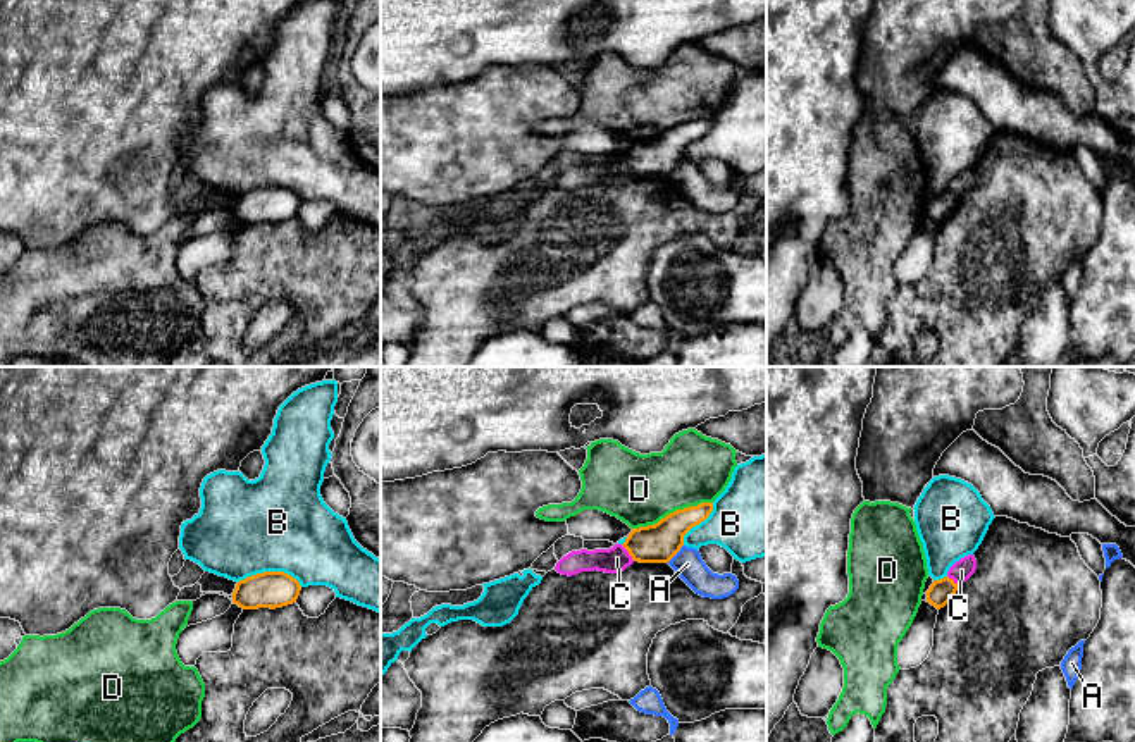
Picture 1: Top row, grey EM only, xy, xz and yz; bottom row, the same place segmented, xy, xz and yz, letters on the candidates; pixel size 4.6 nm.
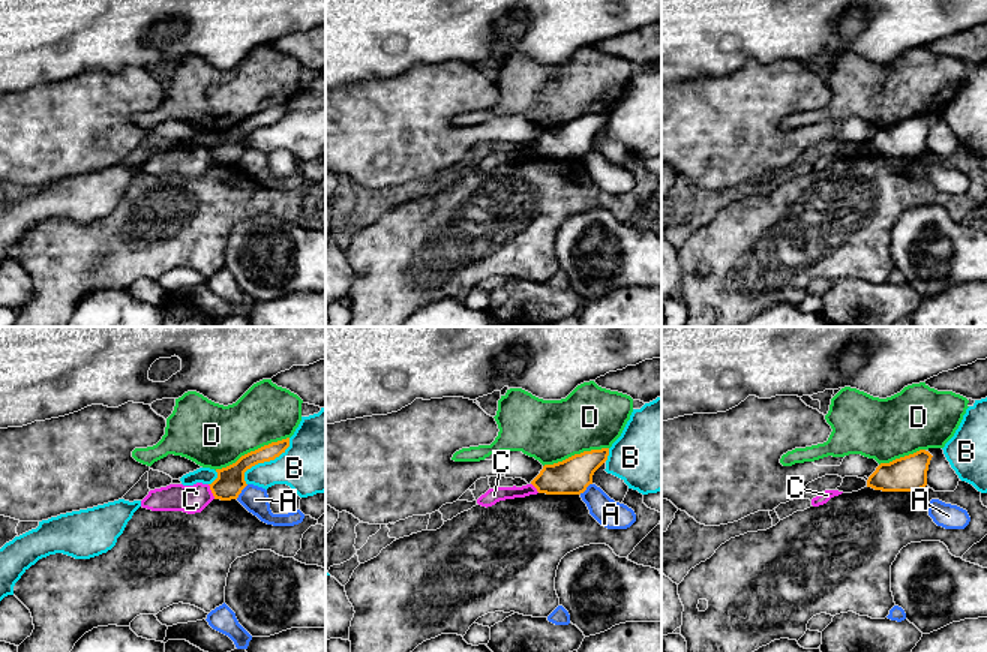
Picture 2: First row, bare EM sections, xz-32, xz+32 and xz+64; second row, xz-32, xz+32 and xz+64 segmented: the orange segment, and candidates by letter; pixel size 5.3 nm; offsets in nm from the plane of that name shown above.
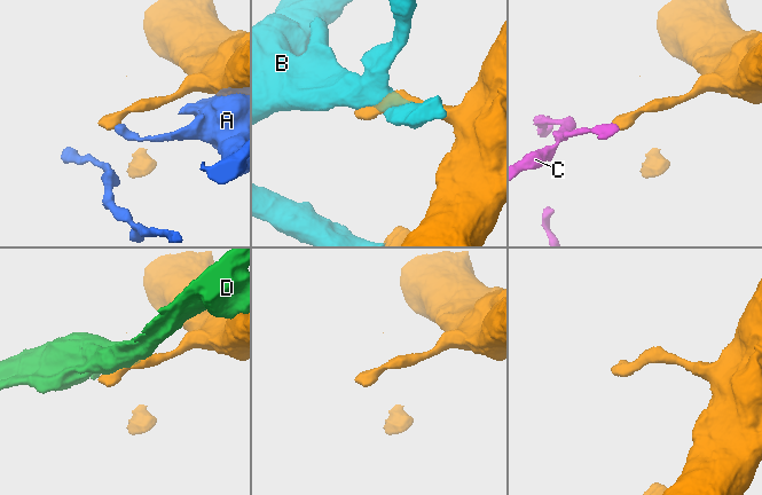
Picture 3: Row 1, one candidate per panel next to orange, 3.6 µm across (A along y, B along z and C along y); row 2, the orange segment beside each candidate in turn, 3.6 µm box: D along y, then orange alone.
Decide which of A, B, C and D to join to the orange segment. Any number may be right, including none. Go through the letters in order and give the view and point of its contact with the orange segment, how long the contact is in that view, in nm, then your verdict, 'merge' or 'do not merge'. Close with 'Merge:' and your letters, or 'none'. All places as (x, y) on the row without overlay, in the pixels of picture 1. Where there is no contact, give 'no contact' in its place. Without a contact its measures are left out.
A: meets orange in xz at (676, 167); contact 120 nm long; do not merge
B: meets orange in xy at (271, 186); contact 300 nm long; do not merge
C: meets orange in xz at (629, 167); contact 100 nm long; do not merge
D: meets orange in xz at (674, 126); contact 400 nm long; do not merge
Merge: none

